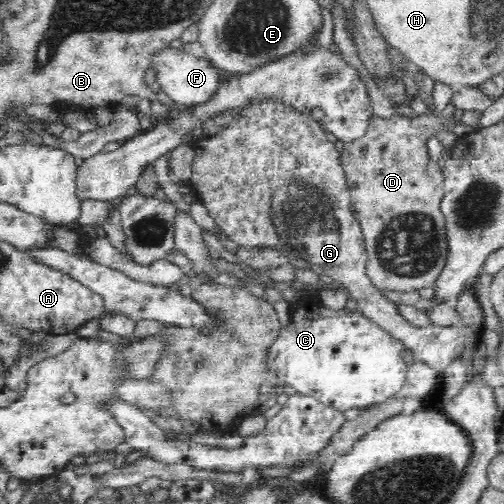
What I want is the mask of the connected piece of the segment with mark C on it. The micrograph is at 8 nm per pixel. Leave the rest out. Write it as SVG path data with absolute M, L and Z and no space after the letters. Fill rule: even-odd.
M319 294L298 298L296 308L291 308L290 320L280 328L280 334L265 354L264 365L268 376L276 376L284 386L294 387L302 396L313 396L326 406L339 411L350 408L366 409L379 405L392 398L404 387L409 367L404 360L407 349L390 333L381 328L376 322L367 318L359 309L356 312L333 310L325 307L319 299Z

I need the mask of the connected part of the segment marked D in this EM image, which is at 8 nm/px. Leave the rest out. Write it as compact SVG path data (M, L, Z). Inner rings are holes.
M428 107L426 112L416 117L394 112L390 118L380 118L372 113L365 133L356 140L343 143L339 148L351 198L350 210L359 222L367 254L366 274L380 290L400 293L418 291L434 285L445 267L449 244L446 217L441 211L445 193L443 169L430 160L426 144L436 132L450 130L448 124L462 122L463 110L453 109L452 112L453 117Z

